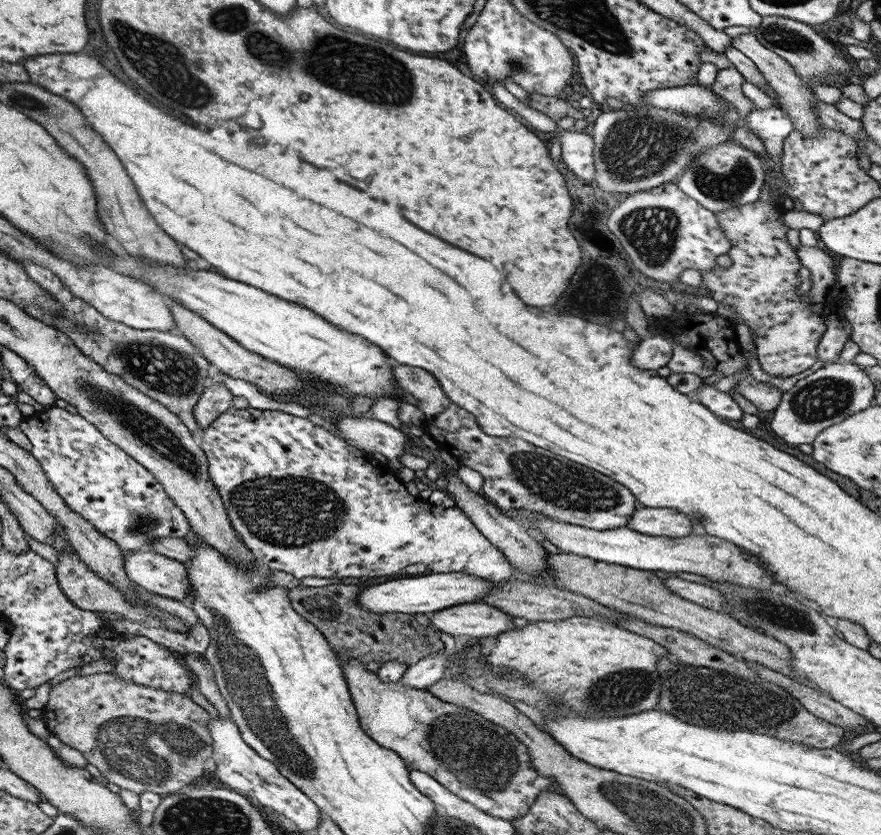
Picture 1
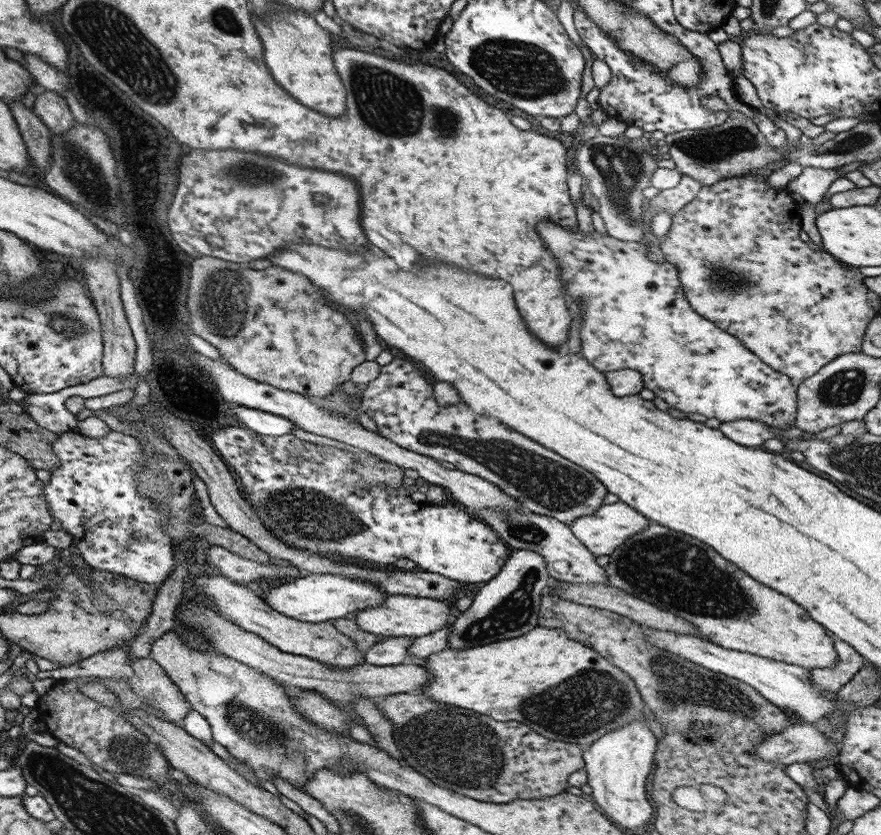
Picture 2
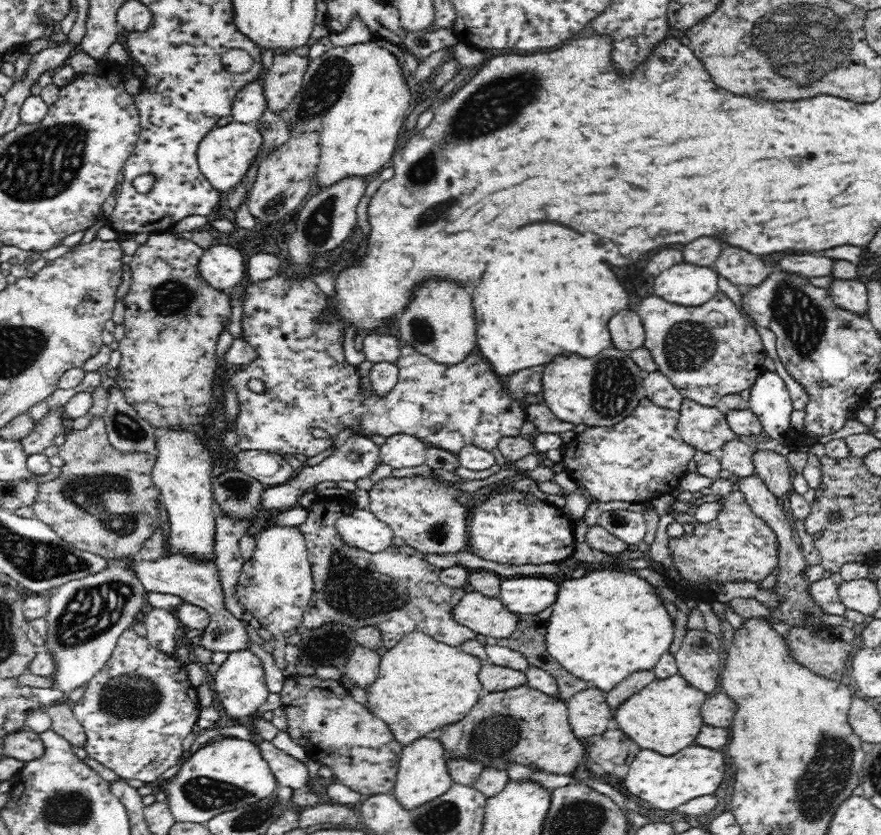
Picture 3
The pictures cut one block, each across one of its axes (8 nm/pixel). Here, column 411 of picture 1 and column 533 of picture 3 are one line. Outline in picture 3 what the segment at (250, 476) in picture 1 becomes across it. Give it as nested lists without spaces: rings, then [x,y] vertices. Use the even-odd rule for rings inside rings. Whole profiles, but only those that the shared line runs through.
[[[526,492],[498,493],[475,508],[468,524],[470,552],[488,563],[552,564],[574,554],[572,519],[562,509]]]

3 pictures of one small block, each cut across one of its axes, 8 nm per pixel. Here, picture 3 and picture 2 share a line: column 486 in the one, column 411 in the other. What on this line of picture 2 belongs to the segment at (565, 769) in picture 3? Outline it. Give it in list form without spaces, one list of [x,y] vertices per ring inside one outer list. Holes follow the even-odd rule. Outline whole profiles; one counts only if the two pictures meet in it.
[[[419,692],[378,698],[374,705],[391,721],[393,742],[407,765],[431,782],[472,800],[506,804],[516,799],[539,800],[555,796],[565,791],[572,772],[584,768],[580,745],[549,740],[520,722],[495,722],[489,716],[467,712],[465,708],[427,700]]]

